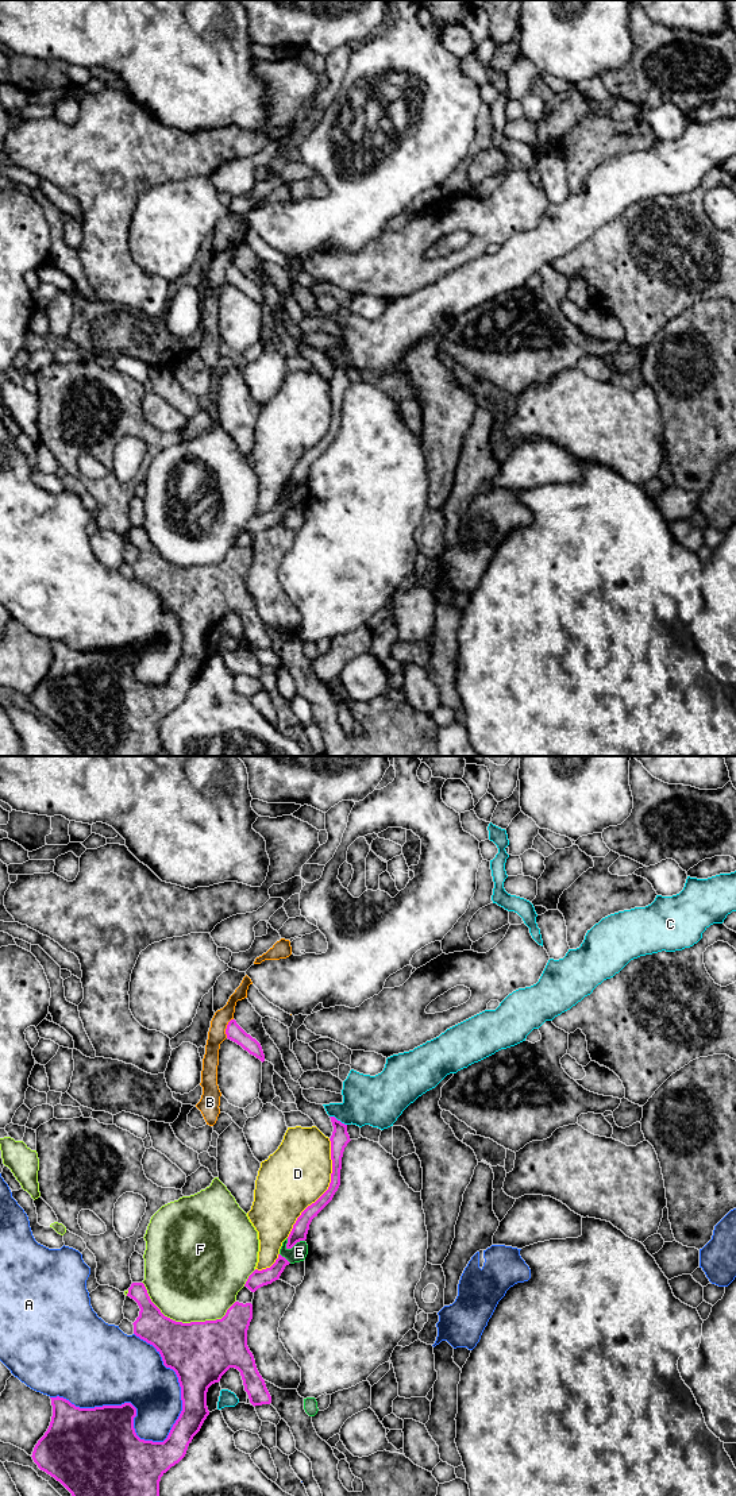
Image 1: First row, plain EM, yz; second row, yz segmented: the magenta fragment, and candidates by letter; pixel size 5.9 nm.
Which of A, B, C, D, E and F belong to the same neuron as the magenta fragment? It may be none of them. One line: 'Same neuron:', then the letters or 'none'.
Same neuron: none

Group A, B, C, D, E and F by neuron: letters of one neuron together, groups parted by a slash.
A / B / C / D / E / F

